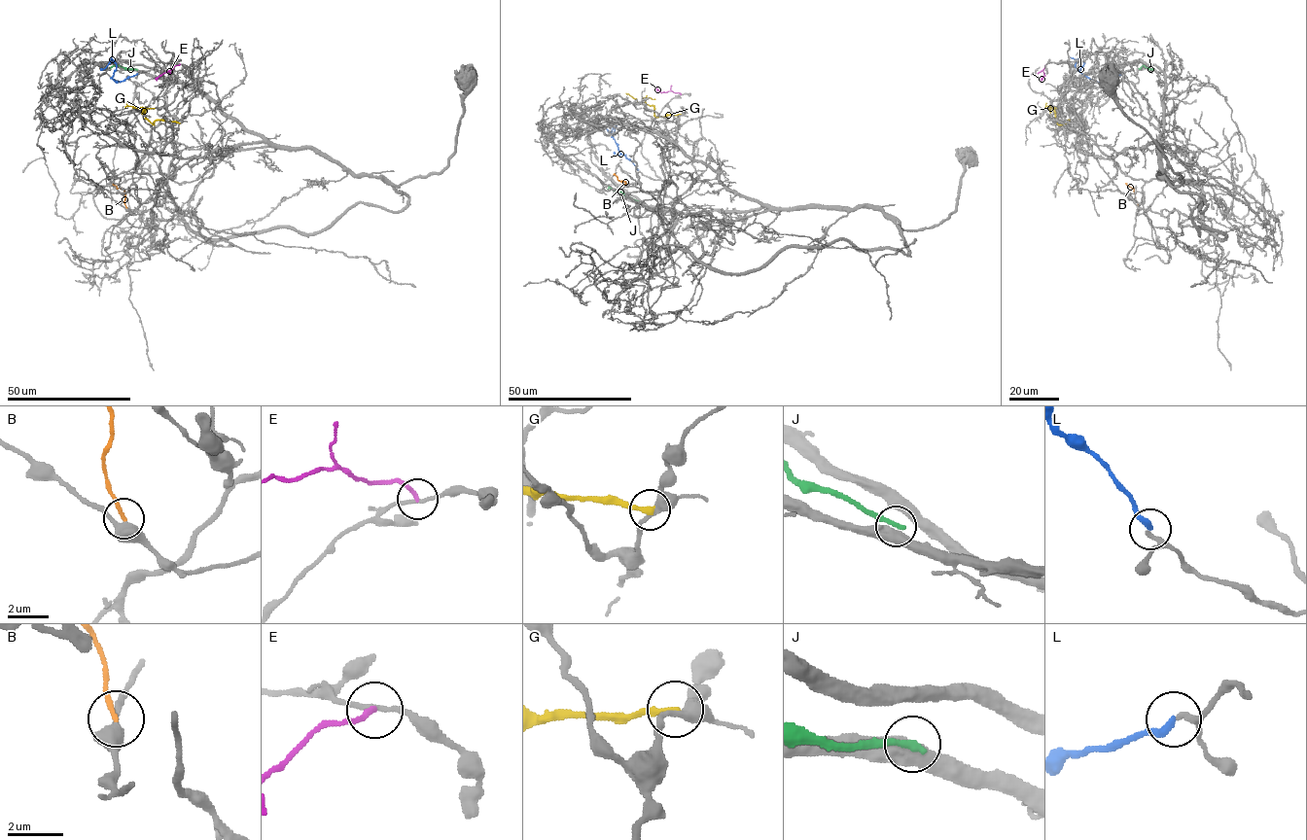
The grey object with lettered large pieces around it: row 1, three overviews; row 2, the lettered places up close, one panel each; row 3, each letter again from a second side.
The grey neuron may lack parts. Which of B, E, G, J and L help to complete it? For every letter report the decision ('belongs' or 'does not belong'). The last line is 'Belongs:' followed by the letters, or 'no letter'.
B: belongs
E: does not belong
G: does not belong
J: does not belong
L: belongs
Belongs: B, L

